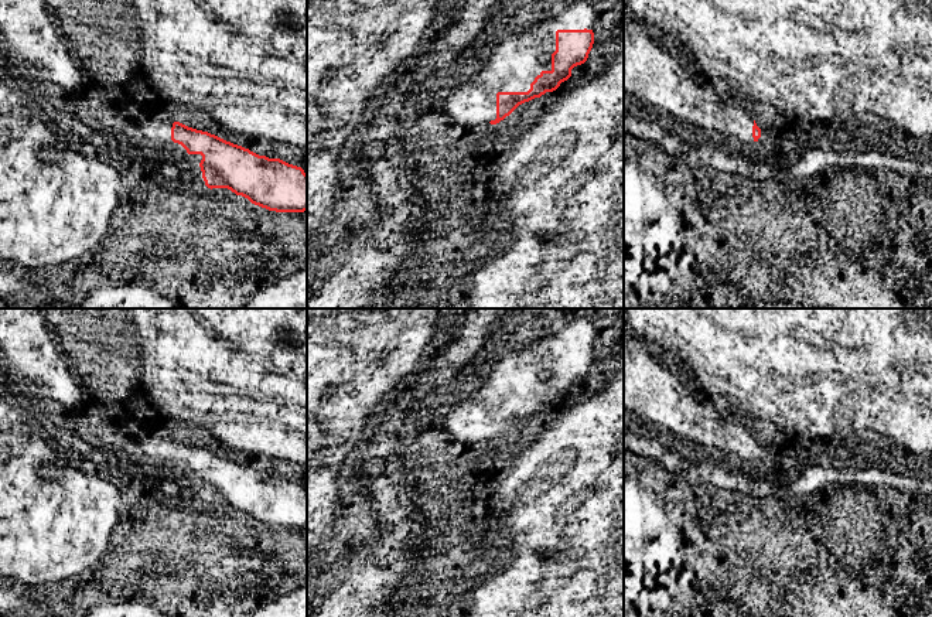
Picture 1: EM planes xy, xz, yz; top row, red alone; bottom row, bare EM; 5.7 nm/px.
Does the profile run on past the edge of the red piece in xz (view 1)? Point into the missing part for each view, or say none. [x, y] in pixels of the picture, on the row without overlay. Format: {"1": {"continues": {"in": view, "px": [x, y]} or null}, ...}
{"1": {"continues": {"in": "xz", "px": [458, 437]}}}

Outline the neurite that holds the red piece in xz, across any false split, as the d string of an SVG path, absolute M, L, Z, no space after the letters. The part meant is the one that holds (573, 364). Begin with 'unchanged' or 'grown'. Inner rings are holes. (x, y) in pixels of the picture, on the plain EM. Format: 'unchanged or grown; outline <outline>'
grown; outline M557 347L552 386L542 388L528 409L498 409L496 436L489 440L481 439L468 427L468 420L462 416L461 395L450 393L445 440L441 447L455 459L460 459L464 451L494 450L495 442L509 433L519 422L540 415L546 409L553 409L561 399L567 398L571 393L571 386L587 378L593 361L593 347Z

